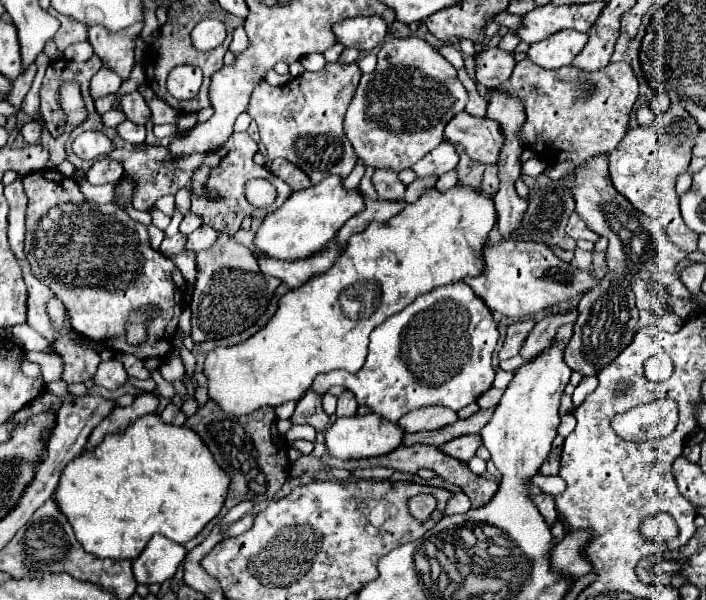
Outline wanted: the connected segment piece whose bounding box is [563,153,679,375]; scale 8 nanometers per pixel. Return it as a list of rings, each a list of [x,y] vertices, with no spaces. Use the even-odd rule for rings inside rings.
[[[609,155],[589,157],[575,173],[573,197],[577,203],[577,213],[583,221],[593,229],[599,237],[607,237],[607,267],[609,273],[601,279],[597,287],[585,293],[579,301],[579,315],[573,327],[573,337],[565,347],[565,363],[583,375],[593,375],[609,365],[635,337],[635,325],[639,321],[639,313],[635,307],[635,295],[631,291],[633,279],[657,279],[669,283],[675,279],[675,265],[679,263],[679,255],[665,239],[655,239],[641,223],[651,223],[645,215],[641,215],[623,195],[619,195],[609,177]]]

